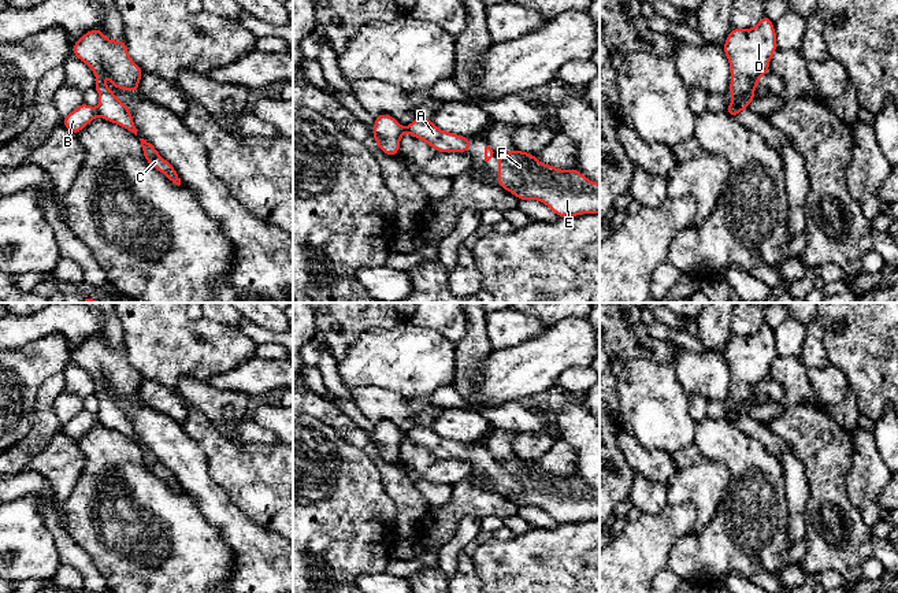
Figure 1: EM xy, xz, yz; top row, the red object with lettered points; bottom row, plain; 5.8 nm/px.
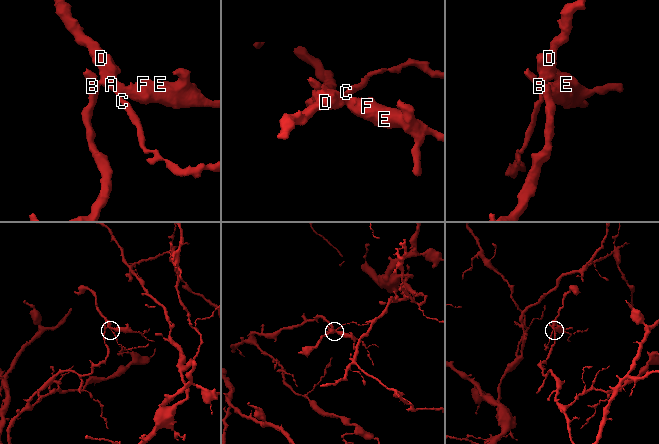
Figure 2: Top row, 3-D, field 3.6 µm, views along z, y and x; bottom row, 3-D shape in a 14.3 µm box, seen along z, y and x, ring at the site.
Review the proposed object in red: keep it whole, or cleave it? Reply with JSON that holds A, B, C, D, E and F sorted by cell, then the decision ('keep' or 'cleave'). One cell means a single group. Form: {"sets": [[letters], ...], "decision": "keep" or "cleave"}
{"sets": [["A", "C", "D", "E", "F"], ["B"]], "decision": "cleave"}

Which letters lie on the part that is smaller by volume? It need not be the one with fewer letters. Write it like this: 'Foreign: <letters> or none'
Foreign: A, C, D, E, F

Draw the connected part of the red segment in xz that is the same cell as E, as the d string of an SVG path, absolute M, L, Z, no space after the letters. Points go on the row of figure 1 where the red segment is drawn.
M515 148L498 156L498 185L519 200L543 203L557 216L600 214L600 184L575 168L556 168Z

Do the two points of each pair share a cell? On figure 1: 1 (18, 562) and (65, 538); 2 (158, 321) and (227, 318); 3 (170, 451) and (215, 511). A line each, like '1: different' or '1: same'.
1: different
2: different
3: same

